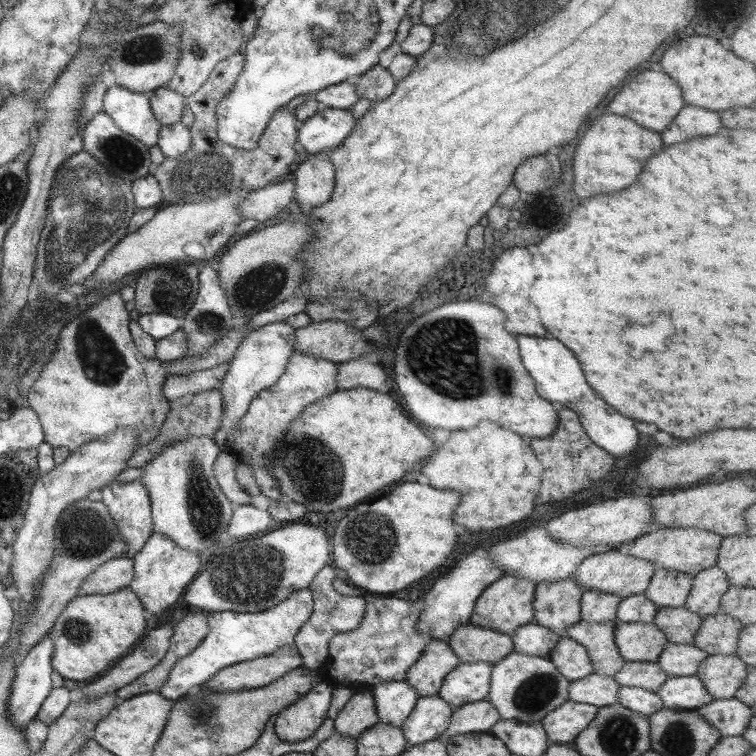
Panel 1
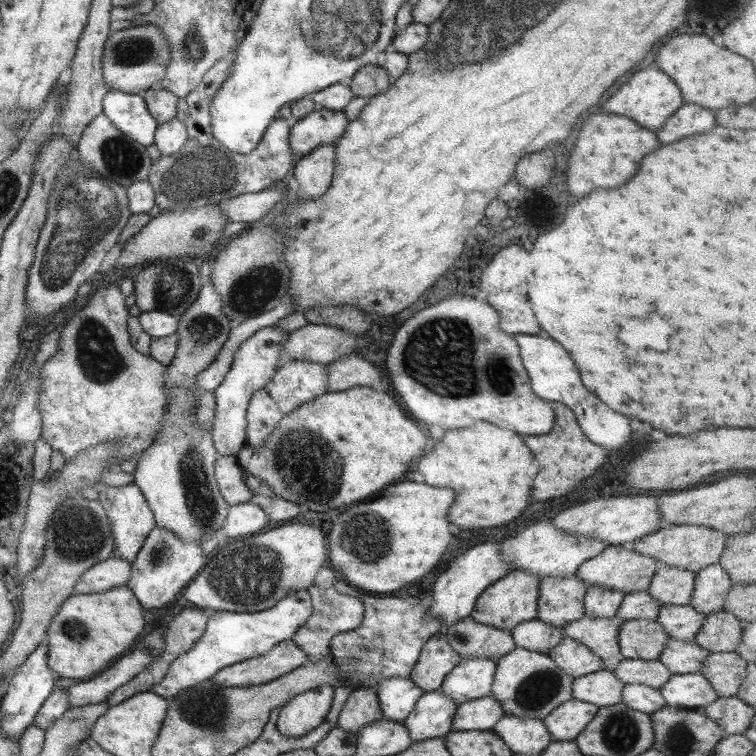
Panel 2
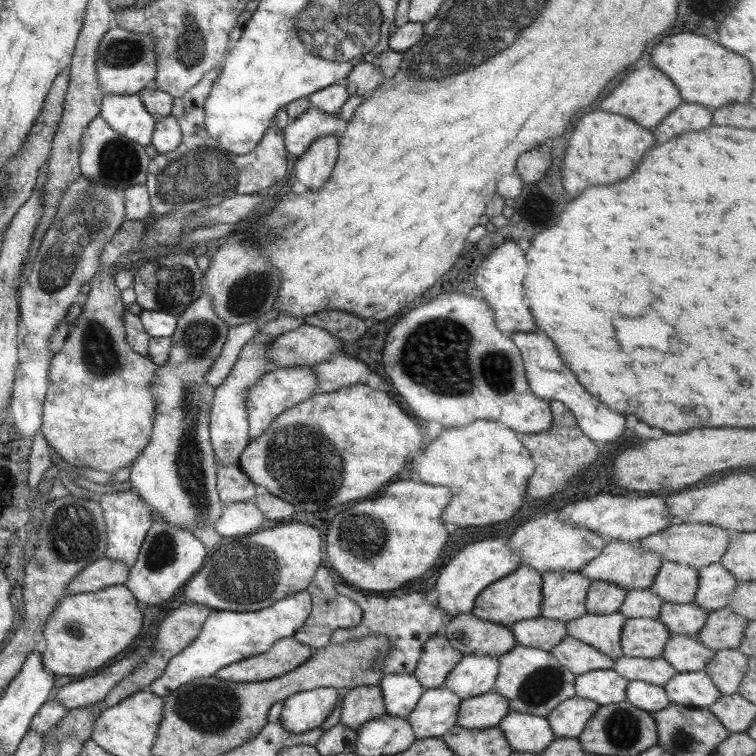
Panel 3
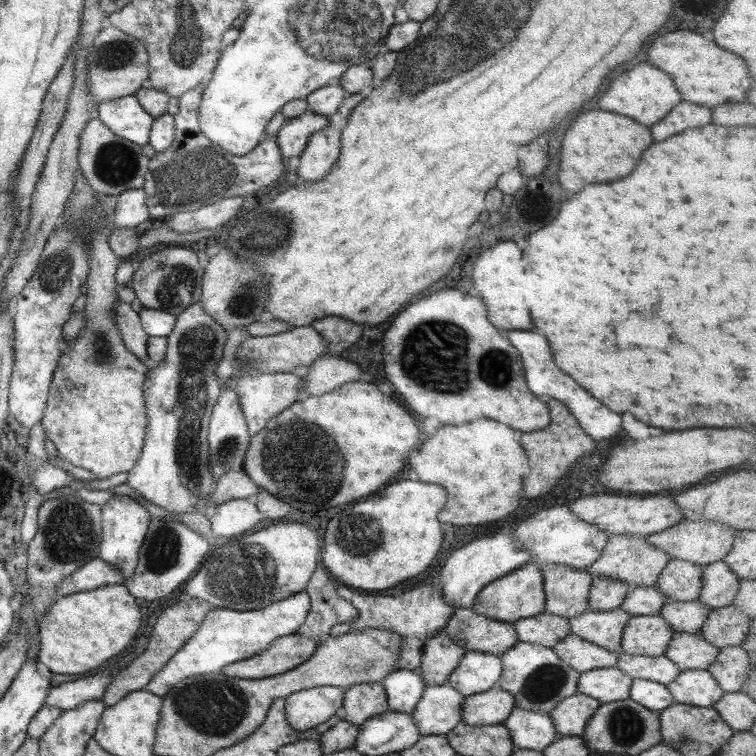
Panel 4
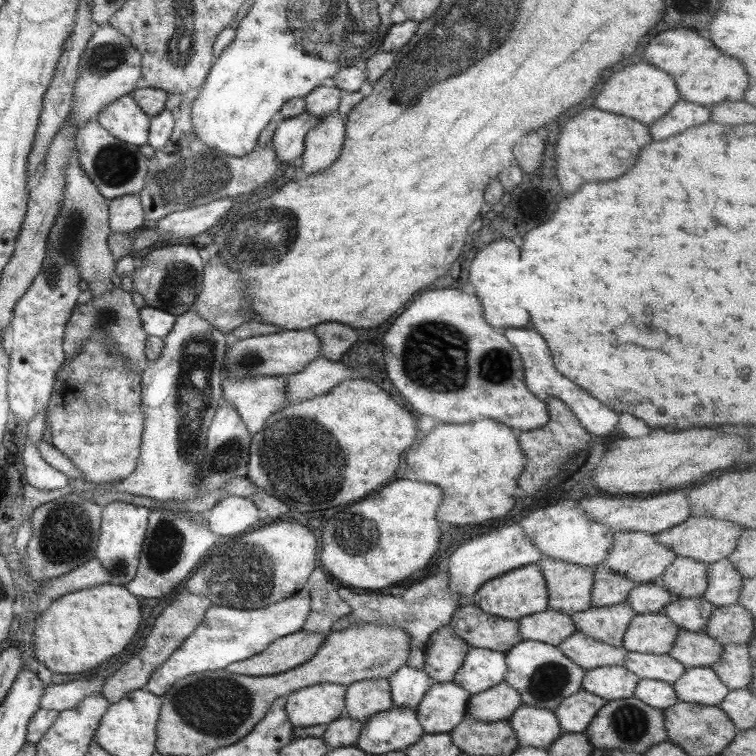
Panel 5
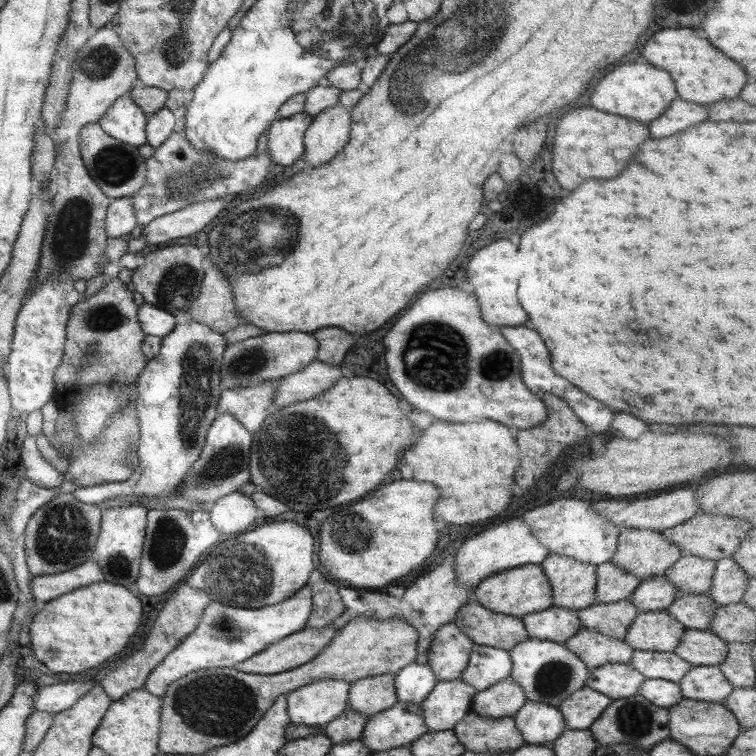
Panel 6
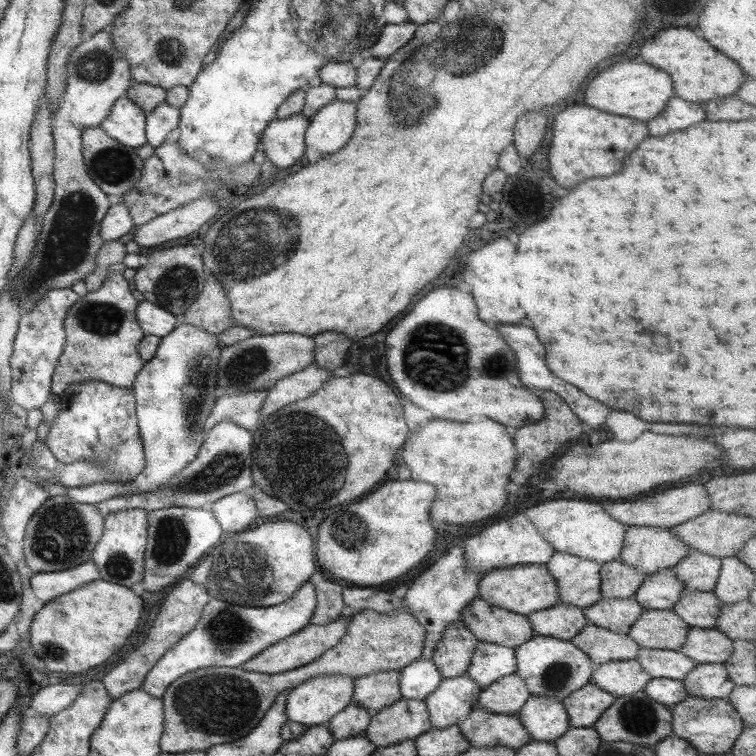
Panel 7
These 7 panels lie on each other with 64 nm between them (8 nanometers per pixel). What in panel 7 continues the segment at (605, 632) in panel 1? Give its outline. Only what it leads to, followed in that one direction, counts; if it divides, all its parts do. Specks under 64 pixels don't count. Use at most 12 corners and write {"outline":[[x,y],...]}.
{"outline":[[631,596],[582,608],[588,624],[626,634],[643,610]]}

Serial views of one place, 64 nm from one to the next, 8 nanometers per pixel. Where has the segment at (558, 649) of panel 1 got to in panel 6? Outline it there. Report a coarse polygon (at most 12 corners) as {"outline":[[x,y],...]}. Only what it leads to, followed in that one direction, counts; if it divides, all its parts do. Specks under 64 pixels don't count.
{"outline":[[580,628],[563,647],[589,671],[625,664],[633,649],[624,640]]}

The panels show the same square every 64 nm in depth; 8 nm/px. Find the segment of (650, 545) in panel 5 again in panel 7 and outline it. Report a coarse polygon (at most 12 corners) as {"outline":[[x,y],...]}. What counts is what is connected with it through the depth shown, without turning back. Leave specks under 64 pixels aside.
{"outline":[[624,528],[618,559],[646,576],[687,549],[667,528]]}

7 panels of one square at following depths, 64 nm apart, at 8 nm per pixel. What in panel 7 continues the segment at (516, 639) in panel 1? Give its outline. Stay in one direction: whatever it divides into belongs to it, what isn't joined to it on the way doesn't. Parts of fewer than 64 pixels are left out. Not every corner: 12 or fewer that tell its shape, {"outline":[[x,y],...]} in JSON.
{"outline":[[560,603],[529,613],[534,635],[570,640],[588,624]]}

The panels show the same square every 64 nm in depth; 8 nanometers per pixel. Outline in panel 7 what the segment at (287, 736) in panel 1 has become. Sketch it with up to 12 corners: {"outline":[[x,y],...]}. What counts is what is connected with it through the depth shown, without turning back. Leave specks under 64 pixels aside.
{"outline":[[314,676],[285,701],[291,722],[328,723],[352,703],[353,678]]}

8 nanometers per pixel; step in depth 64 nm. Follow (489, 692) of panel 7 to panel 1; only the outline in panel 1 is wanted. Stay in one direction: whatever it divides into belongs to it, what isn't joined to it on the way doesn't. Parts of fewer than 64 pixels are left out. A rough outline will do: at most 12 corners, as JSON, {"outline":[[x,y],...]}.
{"outline":[[486,699],[459,706],[439,739],[488,733],[499,721]]}

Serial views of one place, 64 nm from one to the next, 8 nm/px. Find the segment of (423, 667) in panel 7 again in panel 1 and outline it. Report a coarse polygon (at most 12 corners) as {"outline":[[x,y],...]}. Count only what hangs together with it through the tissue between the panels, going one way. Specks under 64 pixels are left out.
{"outline":[[404,680],[377,683],[378,722],[400,727],[418,701]]}

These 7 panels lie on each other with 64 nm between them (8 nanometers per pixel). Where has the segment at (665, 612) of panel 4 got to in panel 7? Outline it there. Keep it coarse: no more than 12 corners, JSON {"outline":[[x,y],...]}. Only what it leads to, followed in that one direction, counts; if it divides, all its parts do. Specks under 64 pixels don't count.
{"outline":[[684,592],[672,611],[690,628],[714,628],[723,603]]}

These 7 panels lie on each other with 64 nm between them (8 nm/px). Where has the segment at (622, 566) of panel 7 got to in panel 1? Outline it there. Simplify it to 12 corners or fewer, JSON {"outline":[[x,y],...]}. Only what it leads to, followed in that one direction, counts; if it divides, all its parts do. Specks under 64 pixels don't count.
{"outline":[[583,590],[580,620],[614,621],[618,596]]}

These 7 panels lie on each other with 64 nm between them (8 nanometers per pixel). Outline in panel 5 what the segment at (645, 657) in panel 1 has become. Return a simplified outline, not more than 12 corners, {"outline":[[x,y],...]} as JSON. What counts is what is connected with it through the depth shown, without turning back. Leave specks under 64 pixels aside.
{"outline":[[662,612],[635,614],[622,648],[668,654],[678,630]]}

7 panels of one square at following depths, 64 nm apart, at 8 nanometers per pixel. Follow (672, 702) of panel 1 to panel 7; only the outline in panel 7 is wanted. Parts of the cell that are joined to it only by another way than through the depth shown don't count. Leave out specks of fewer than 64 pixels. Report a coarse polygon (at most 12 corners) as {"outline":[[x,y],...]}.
{"outline":[[723,663],[695,664],[681,681],[689,697],[726,699]]}

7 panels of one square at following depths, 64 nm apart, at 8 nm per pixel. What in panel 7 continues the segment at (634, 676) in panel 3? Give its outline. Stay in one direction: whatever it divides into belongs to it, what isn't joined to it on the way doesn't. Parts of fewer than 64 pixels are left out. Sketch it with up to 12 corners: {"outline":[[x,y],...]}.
{"outline":[[643,649],[634,658],[649,678],[682,681],[695,662],[679,651]]}

